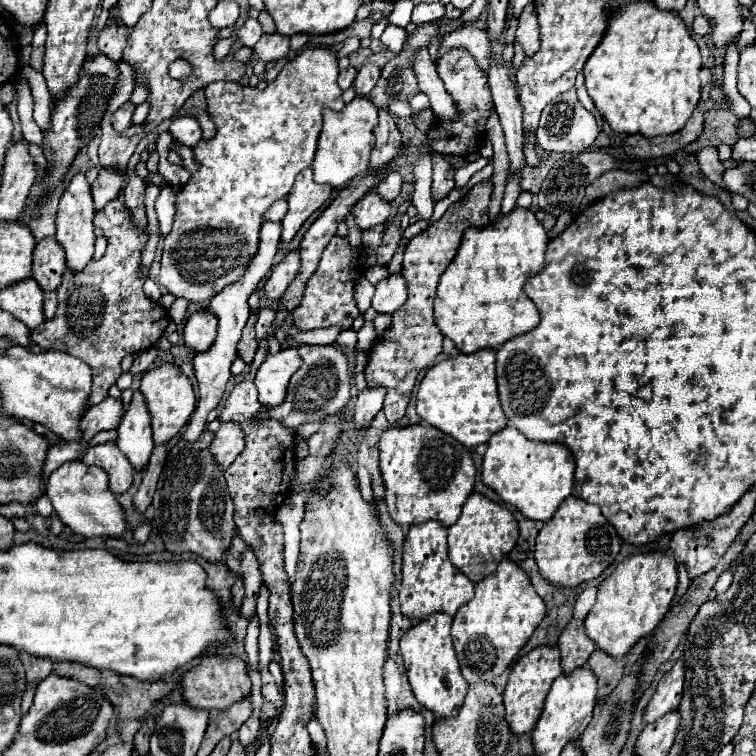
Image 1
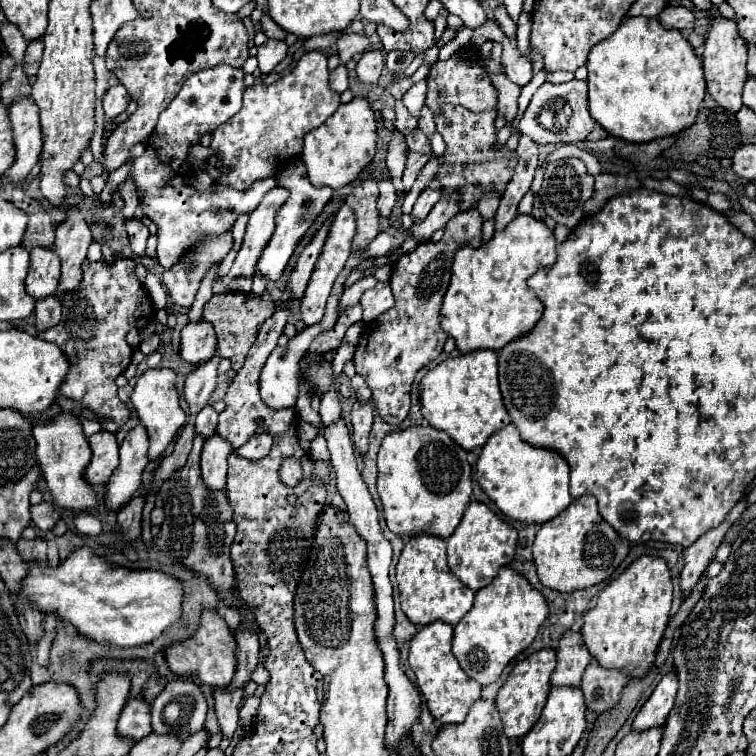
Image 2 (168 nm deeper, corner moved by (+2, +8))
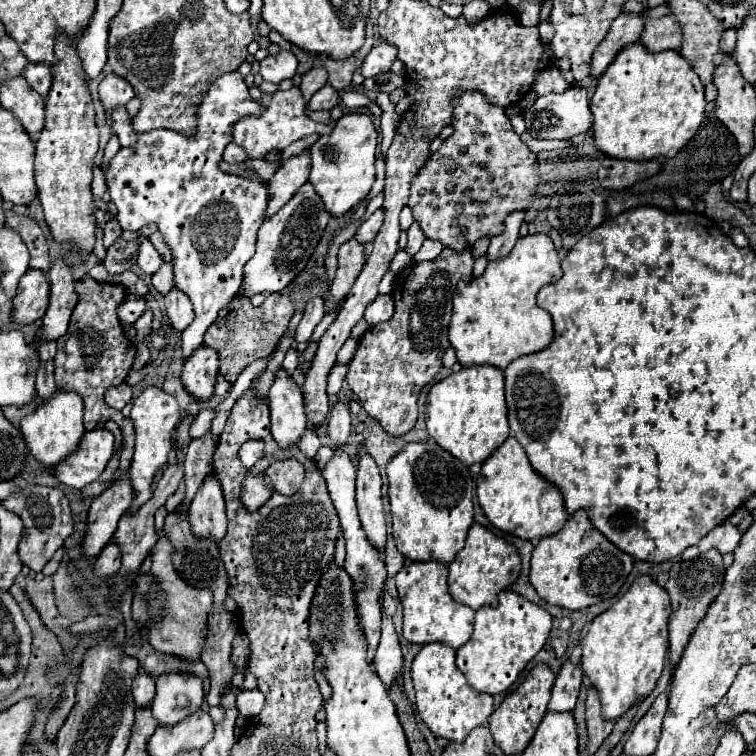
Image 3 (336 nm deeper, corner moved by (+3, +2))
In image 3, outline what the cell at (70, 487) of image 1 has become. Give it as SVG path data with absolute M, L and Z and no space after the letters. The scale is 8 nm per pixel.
M57 391L51 399L43 401L33 415L21 419L21 433L27 441L31 455L45 467L55 467L65 461L69 455L77 453L81 437L85 435L83 427L83 401L77 393L61 393Z

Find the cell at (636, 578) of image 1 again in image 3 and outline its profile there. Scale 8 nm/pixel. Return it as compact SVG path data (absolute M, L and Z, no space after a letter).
M639 575L629 587L629 591L615 605L611 605L607 611L603 611L593 619L591 629L581 641L581 647L583 647L581 667L589 677L589 681L593 683L593 687L599 689L605 719L613 719L613 721L619 719L637 699L645 699L653 691L665 665L665 651L669 645L669 639L667 639L669 611L671 611L671 603L669 603L667 591L659 587L649 575Z

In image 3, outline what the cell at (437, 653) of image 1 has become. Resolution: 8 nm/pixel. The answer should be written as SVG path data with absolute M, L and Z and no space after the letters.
M423 645L413 659L411 679L417 691L417 711L435 737L461 743L469 735L469 731L473 731L481 723L487 723L487 717L493 713L493 697L489 693L479 693L467 685L465 675L461 675L455 665L455 649L451 649L449 645Z

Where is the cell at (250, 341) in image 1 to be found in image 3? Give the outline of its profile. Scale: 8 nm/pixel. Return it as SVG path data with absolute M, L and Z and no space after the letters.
M271 293L263 305L253 307L251 301L243 295L237 295L229 307L225 307L221 311L221 315L211 323L209 331L205 331L205 345L213 347L219 353L219 373L229 381L235 383L237 375L255 359L267 357L277 341L281 339L281 335L285 333L289 319L293 317L295 307L291 297L283 295L283 293Z

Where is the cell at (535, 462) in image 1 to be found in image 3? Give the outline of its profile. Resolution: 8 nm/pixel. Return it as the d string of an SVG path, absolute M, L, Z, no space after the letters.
M513 435L481 465L481 473L477 477L477 499L487 519L497 529L513 533L521 539L541 539L553 535L569 517L565 503L561 503L561 491L557 491L551 483L545 483L545 479L533 471L523 447Z

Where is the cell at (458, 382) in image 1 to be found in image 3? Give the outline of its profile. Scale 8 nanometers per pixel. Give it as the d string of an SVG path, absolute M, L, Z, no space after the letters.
M493 365L463 367L433 383L427 395L427 431L453 457L465 465L483 463L507 437L507 407L503 393L503 371Z

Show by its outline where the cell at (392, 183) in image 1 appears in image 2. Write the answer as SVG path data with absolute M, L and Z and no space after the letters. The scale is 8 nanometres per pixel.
M382 179L380 183L380 197L378 197L378 211L380 211L380 217L390 217L392 213L392 207L396 205L396 189L392 185L390 179Z

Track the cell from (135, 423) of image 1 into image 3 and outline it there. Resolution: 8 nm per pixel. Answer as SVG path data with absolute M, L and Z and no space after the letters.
M129 471L121 473L117 481L111 483L91 505L87 535L83 541L83 549L89 557L97 557L101 549L113 539L117 523L121 515L131 507L135 499L135 491L131 487Z

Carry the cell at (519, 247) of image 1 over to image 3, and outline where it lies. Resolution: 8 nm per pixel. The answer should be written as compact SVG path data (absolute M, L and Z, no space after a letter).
M535 233L519 237L507 257L489 261L481 277L475 277L469 283L459 283L457 293L453 297L453 317L449 323L449 341L451 347L457 351L459 363L463 367L489 363L499 369L505 369L513 359L545 349L553 339L553 323L551 315L535 303L535 295L543 285L559 281L561 275L561 261L557 257L551 237L545 233Z

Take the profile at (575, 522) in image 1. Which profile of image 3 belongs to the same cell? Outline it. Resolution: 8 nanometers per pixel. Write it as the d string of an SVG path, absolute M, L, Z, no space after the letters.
M577 511L569 517L565 527L549 537L543 537L531 555L531 585L539 597L551 605L567 609L583 609L599 601L611 599L627 575L631 573L633 557L615 547L601 531L597 531L585 511Z

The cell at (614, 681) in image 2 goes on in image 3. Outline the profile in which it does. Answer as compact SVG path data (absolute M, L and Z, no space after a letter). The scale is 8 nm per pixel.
M587 687L587 729L589 729L589 745L587 745L587 753L595 753L599 749L599 745L603 743L605 737L609 737L609 733L613 731L613 721L603 719L601 715L601 701L599 701L599 693L595 687Z

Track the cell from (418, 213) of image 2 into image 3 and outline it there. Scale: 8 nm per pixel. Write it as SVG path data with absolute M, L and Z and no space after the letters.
M413 221L411 227L407 229L407 235L409 235L409 241L405 245L405 251L407 251L407 255L413 257L421 249L421 245L425 241L425 233L421 231L421 227L417 227L417 221Z

